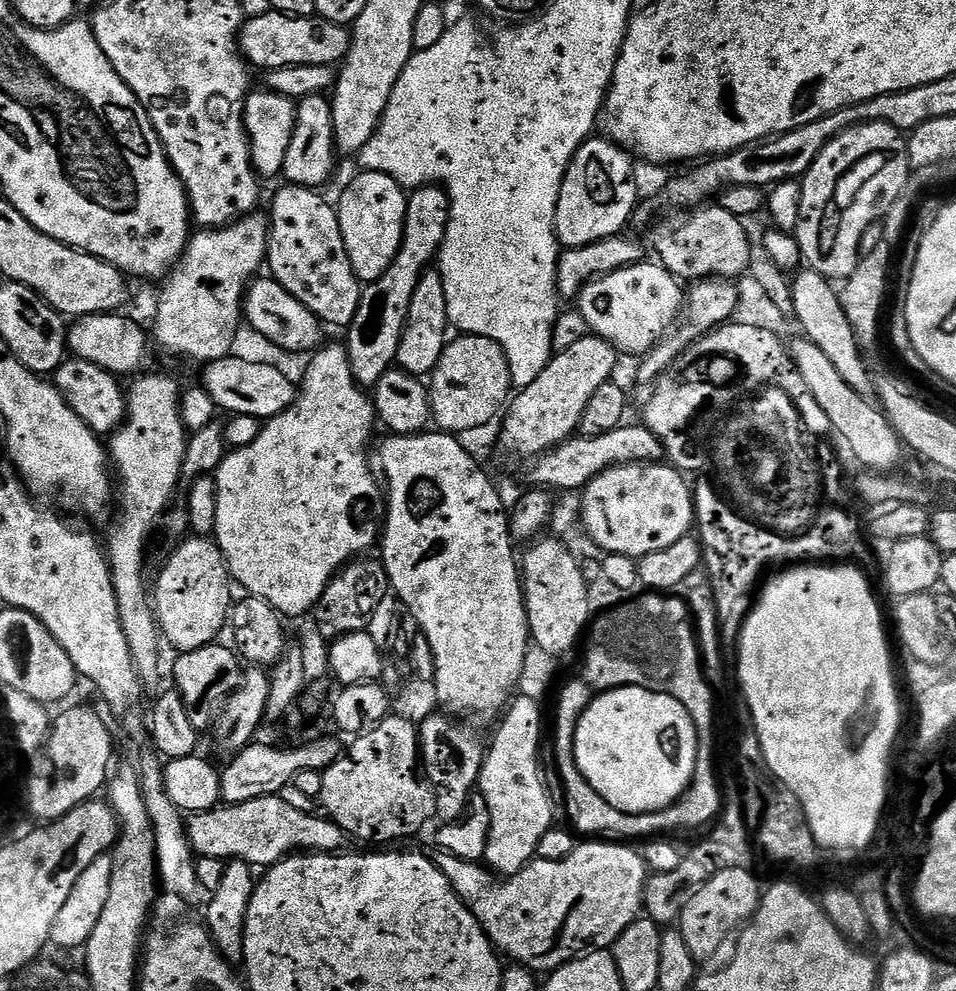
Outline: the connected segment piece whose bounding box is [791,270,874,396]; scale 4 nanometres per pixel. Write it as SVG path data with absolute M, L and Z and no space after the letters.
M804 270L800 274L797 280L791 281L791 286L796 311L794 318L796 322L800 322L800 328L804 331L801 333L807 340L814 342L814 346L818 346L818 350L822 350L822 354L826 354L830 362L834 362L838 374L842 374L842 379L846 386L850 386L850 390L860 396L868 396L874 388L874 376L873 373L868 373L868 364L864 361L867 359L860 351L860 344L850 326L850 318L846 318L846 310L842 310L839 291L825 276L819 276L817 272Z

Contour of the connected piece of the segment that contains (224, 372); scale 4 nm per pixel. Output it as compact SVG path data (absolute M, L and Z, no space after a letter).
M239 354L216 360L203 372L202 387L214 398L221 413L228 412L232 416L256 416L261 422L267 422L286 411L298 395L297 381L292 381L282 369L259 364L256 360L243 360Z

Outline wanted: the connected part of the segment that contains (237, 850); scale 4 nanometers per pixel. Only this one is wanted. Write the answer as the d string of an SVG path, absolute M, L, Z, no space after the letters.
M280 794L258 797L189 815L186 827L193 853L225 862L245 860L253 869L267 870L293 854L336 854L343 849L345 834L333 820L324 814L315 816L283 798Z

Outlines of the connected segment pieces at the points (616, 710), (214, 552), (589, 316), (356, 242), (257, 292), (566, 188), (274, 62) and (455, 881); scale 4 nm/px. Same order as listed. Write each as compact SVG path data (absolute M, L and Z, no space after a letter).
M645 688L601 692L576 721L577 768L614 810L626 814L661 812L692 786L702 741L677 700Z
M188 538L179 548L171 553L168 565L154 580L154 611L165 641L176 647L177 653L198 650L213 643L219 632L230 620L230 609L234 603L233 585L230 583L228 563L220 552L220 546L212 538Z
M645 262L635 264L626 270L618 270L609 276L603 276L600 280L591 280L580 292L578 297L578 311L582 318L586 318L589 329L595 335L612 345L617 353L628 356L643 358L663 340L667 334L672 332L674 321L681 315L685 306L686 292L681 281L669 274L663 264L659 262Z
M361 171L340 196L336 217L354 274L365 285L372 284L390 270L404 241L408 196L394 178L381 172Z
M257 278L252 281L244 298L243 319L260 336L277 344L284 352L308 352L312 354L325 343L320 333L322 322L294 294L287 292L278 281L271 278Z
M611 138L596 139L585 140L584 145L574 154L564 175L562 190L558 194L556 238L564 248L590 246L604 238L621 235L627 229L624 227L629 227L632 214L636 211L638 197L636 197L636 168L632 165L633 157Z
M270 11L261 17L247 17L240 29L238 51L253 69L286 66L336 66L348 56L352 45L349 29L316 16L287 16Z
M624 842L584 843L581 843L569 856L561 860L541 860L537 858L533 860L532 863L525 866L518 874L496 882L500 884L492 884L492 880L494 881L493 873L489 871L487 867L481 866L479 863L471 860L460 860L456 856L452 856L449 852L441 851L435 853L434 859L436 865L442 870L442 874L446 874L446 878L450 882L452 889L460 895L461 902L475 914L477 922L480 924L480 927L484 929L488 939L492 941L493 945L495 945L505 957L508 955L509 958L512 959L509 961L515 962L517 965L523 966L536 974L541 974L540 972L544 972L543 974L551 974L555 972L556 969L563 966L563 964L570 963L570 961L576 959L577 956L589 950L611 949L622 932L641 915L644 907L644 883L648 881L650 869L648 865L644 863L644 859L641 858L639 851L637 851L635 847L629 846Z

